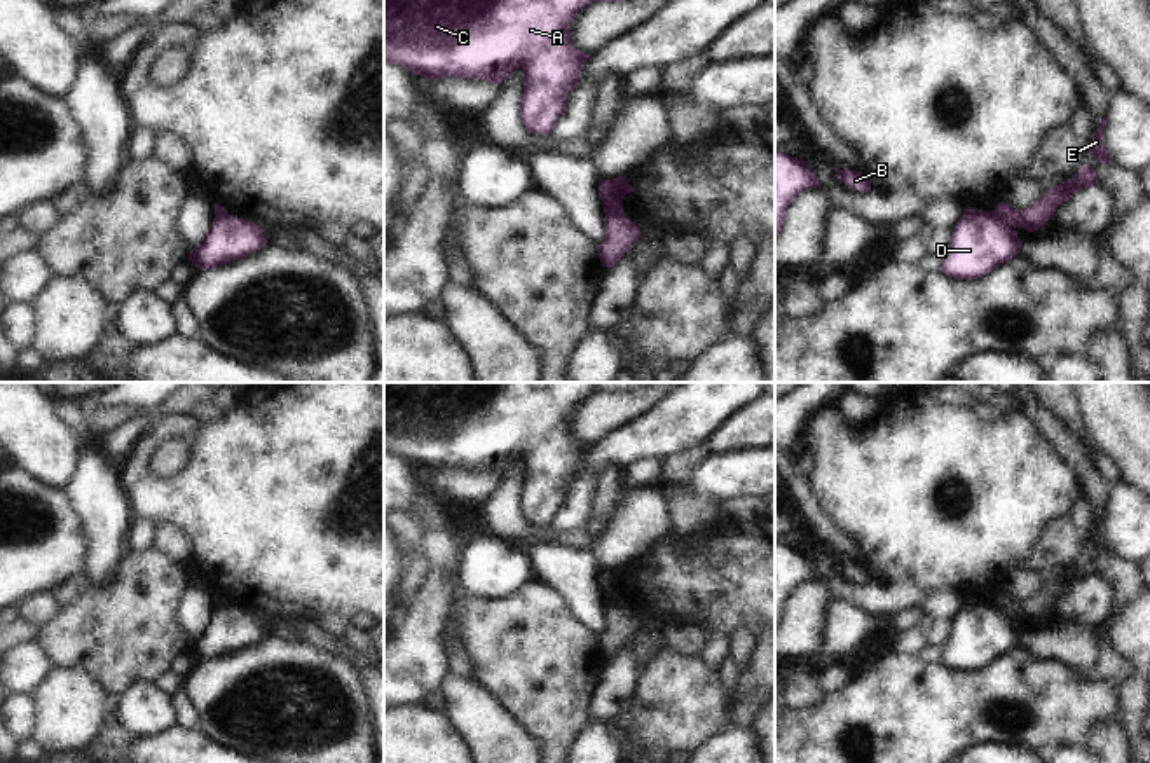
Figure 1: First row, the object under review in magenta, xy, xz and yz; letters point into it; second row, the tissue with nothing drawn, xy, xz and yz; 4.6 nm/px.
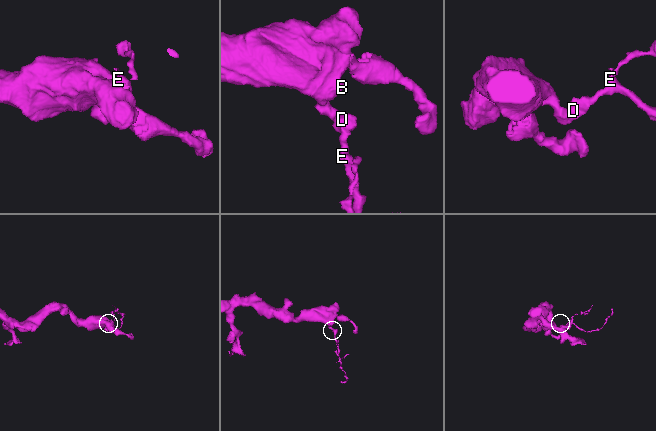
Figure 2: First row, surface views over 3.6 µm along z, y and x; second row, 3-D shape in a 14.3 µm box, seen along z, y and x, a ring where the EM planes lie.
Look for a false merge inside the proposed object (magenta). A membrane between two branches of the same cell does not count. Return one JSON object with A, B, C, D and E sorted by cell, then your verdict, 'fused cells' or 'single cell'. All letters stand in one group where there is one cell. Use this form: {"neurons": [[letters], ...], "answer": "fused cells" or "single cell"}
{"neurons": [["A", "B", "C", "D"], ["E"]], "answer": "fused cells"}

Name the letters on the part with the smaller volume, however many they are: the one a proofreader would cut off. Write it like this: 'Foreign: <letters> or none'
Foreign: E

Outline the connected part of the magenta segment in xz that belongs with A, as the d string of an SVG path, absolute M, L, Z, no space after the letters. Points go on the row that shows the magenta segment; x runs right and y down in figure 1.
M384 0L384 61L391 65L400 65L415 77L421 75L424 79L452 77L499 84L503 84L504 79L513 70L522 66L524 68L524 93L520 98L522 122L531 134L550 134L550 131L557 124L557 119L565 110L567 94L576 87L579 73L586 59L590 58L590 54L585 54L572 45L569 24L574 21L579 10L592 2L625 2L625 0Z

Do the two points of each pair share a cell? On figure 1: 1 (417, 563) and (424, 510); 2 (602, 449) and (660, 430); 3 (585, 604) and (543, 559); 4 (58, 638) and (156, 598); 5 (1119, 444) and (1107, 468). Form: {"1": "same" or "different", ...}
{"1": "different", "2": "same", "3": "same", "4": "same", "5": "different"}

